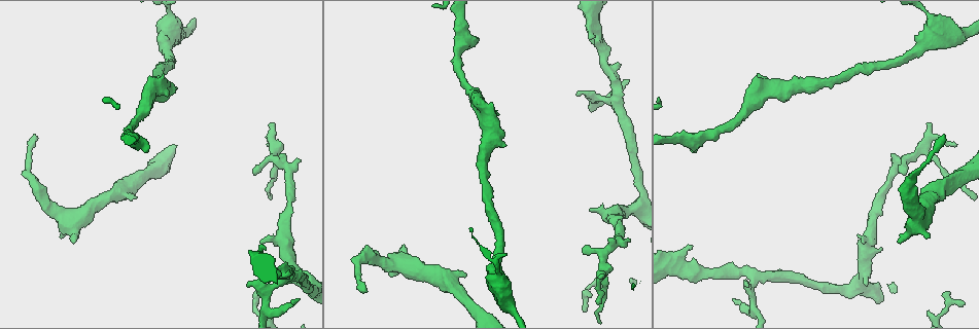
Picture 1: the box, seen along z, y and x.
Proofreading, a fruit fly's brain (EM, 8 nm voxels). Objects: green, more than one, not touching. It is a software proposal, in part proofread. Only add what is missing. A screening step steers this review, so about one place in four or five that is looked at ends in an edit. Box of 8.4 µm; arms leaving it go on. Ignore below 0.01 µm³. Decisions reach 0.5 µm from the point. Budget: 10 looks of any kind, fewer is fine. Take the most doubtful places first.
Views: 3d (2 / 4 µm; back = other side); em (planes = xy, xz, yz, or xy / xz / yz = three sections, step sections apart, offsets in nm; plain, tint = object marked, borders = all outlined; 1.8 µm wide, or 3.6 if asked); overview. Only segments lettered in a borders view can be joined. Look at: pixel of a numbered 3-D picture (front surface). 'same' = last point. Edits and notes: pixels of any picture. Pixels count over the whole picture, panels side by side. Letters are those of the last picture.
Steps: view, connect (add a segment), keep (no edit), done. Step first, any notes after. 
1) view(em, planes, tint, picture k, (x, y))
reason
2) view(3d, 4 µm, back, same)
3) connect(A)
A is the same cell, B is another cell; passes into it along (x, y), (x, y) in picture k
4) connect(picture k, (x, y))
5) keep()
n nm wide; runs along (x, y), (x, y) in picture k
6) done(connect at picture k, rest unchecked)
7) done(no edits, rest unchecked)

view(3d, 2 µm, picture 1, (956, 144))
branch stops here

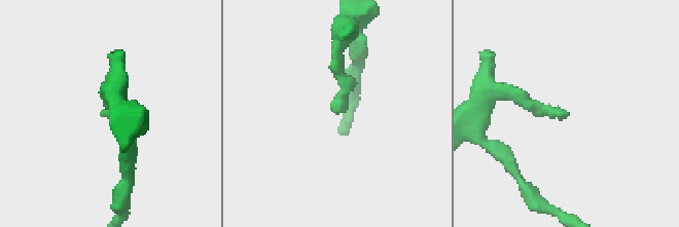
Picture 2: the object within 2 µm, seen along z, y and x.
view(em, planes, borders, picture 2, (567, 116))
shape alone is not enough

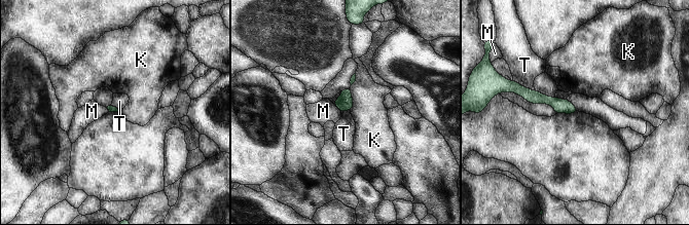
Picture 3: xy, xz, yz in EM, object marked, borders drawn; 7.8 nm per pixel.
keep()
K, M and T are other cells; border along (513, 79), (523, 86), (535, 90) in picture 3; none of them fits

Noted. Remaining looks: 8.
view(em, xy, step 8, borders, picture 1, (898, 242))
branch stops here

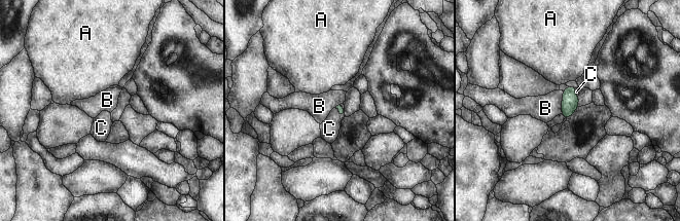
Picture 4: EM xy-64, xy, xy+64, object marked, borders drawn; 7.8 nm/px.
view(em, planes, borders, same)
cut it another way

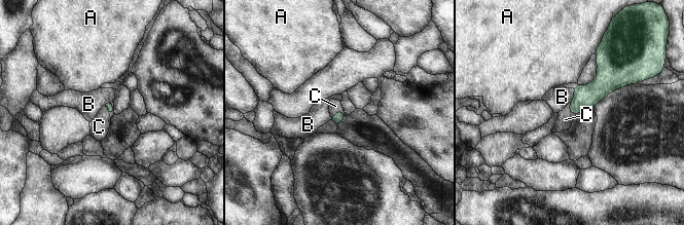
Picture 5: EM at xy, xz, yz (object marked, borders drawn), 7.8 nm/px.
connect(C)
C is the same cell, A and B are other cells; passes into it along (338, 116), (337, 112), (335, 106) in picture 5; it goes on there

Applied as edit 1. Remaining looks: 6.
view(em, planes, plain, picture 1, (479, 40))
an open end

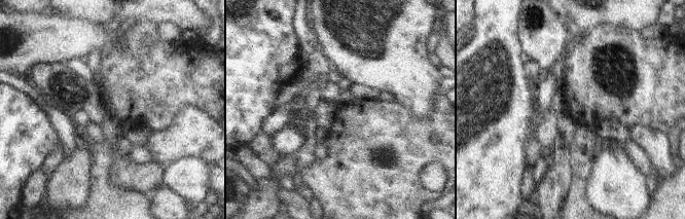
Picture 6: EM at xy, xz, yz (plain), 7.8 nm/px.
view(em, planes, tint, same)

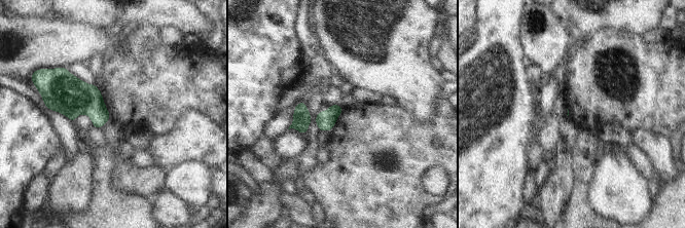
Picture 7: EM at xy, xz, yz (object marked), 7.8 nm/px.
view(em, planes, borders, same)
see the neighbours

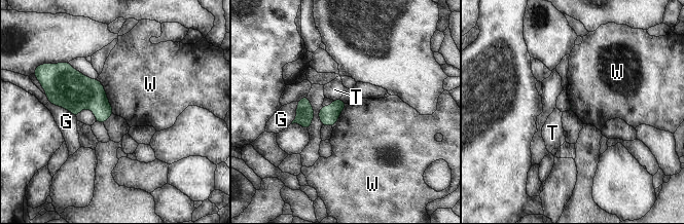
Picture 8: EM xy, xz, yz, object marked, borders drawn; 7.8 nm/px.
keep()
G, T and W are other cells; border along (96, 78), (102, 84), (113, 113) in picture 8; none of them fits

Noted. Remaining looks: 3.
view(3d, 2 µm, picture 1, (862, 243))
stops while still wide

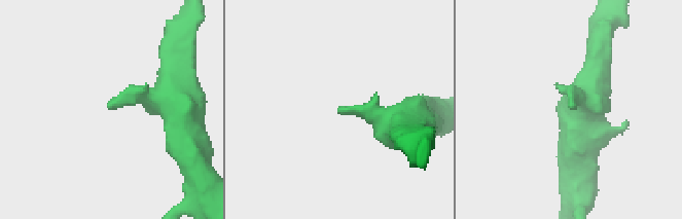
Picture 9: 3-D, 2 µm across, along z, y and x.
view(em, planes, plain, picture 9, (570, 109))

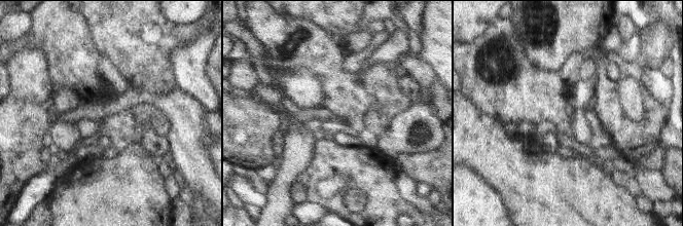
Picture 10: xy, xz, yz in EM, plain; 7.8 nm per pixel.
view(em, planes, borders, same)
what lies round it

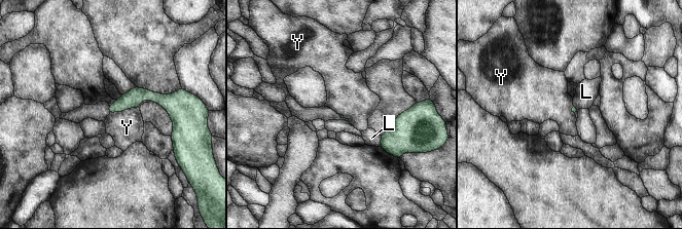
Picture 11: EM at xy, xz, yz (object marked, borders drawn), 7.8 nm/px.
keep()
L and Y are other cells; runs along (111, 108), (152, 96), (173, 109) in picture 11; none of them fits

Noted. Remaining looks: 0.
done(connect at picture 5, rest unchecked)

